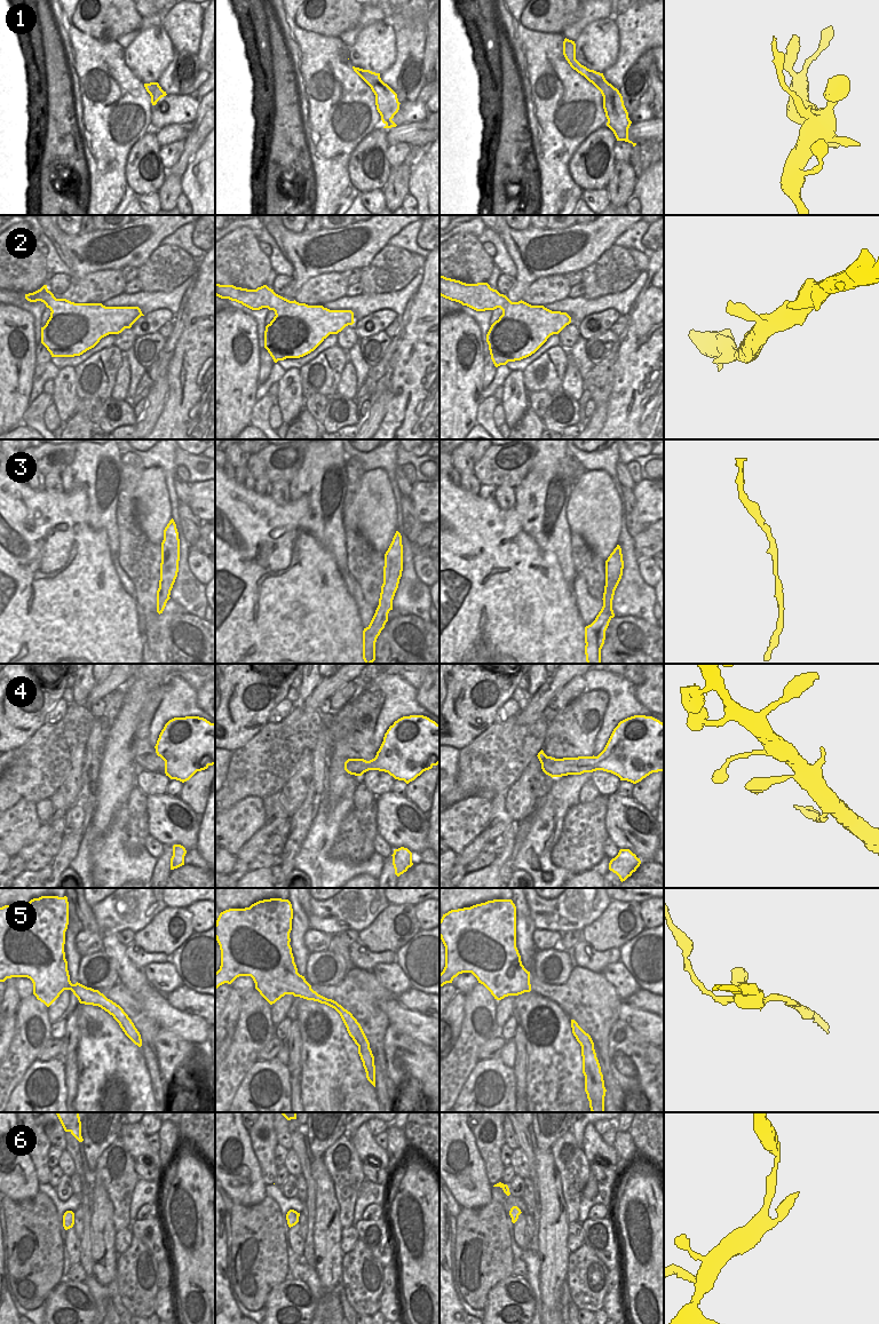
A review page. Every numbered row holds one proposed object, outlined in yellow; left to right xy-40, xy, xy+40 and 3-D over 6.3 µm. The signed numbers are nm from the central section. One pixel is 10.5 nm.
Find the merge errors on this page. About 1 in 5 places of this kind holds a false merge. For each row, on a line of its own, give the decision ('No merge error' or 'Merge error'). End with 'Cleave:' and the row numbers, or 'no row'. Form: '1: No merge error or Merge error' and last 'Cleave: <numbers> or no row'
1: Merge error
2: No merge error
3: No merge error
4: No merge error
5: No merge error
6: No merge error
Cleave: 1

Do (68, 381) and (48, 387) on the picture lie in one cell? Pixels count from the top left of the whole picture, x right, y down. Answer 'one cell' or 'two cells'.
two cells

